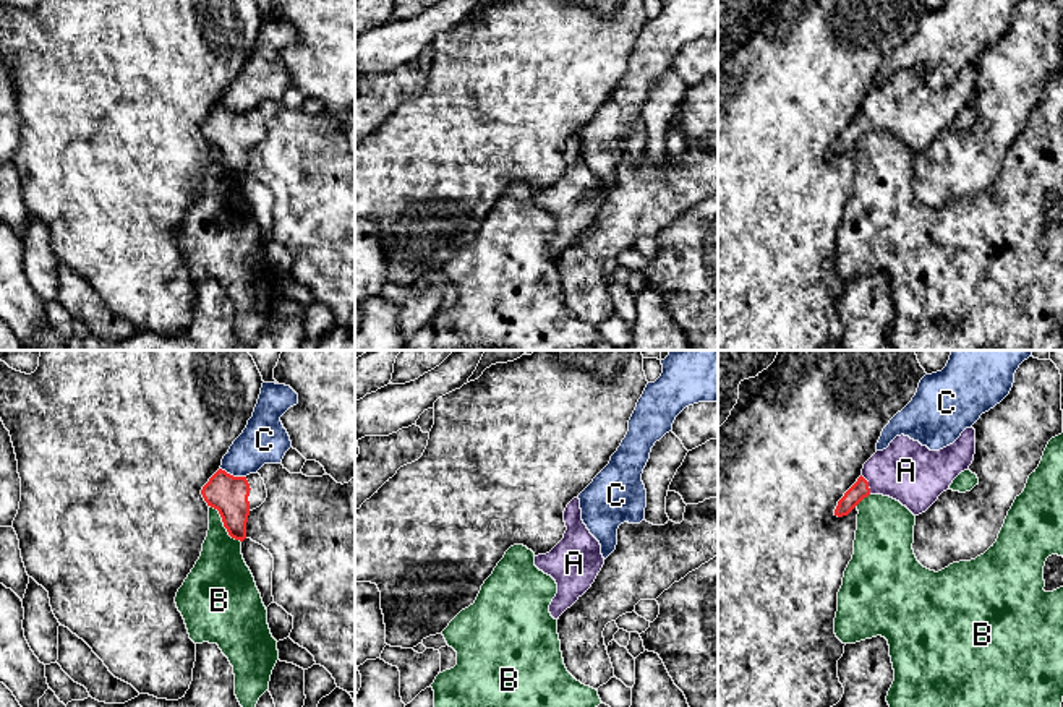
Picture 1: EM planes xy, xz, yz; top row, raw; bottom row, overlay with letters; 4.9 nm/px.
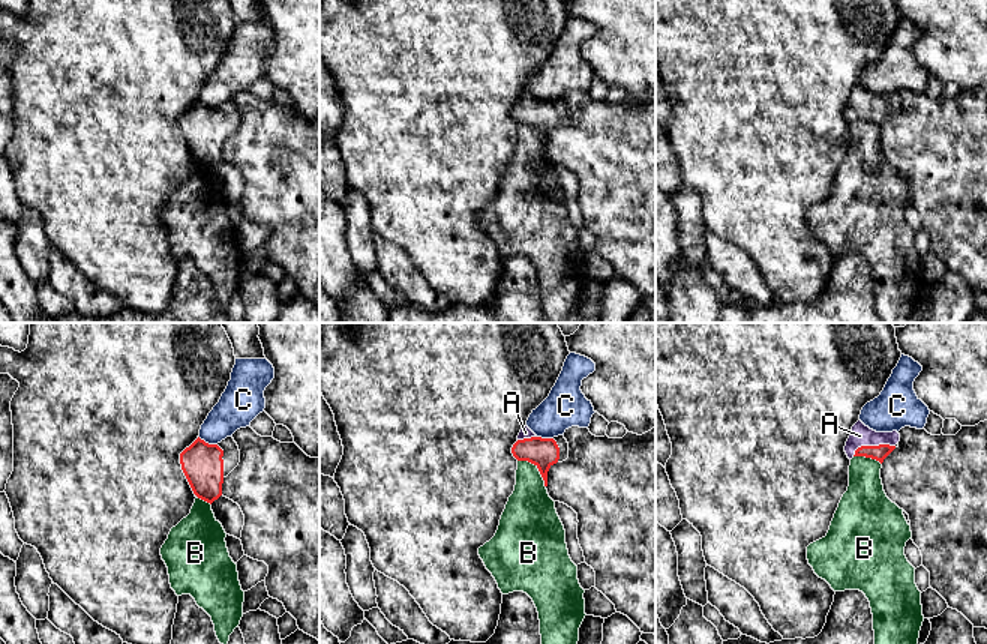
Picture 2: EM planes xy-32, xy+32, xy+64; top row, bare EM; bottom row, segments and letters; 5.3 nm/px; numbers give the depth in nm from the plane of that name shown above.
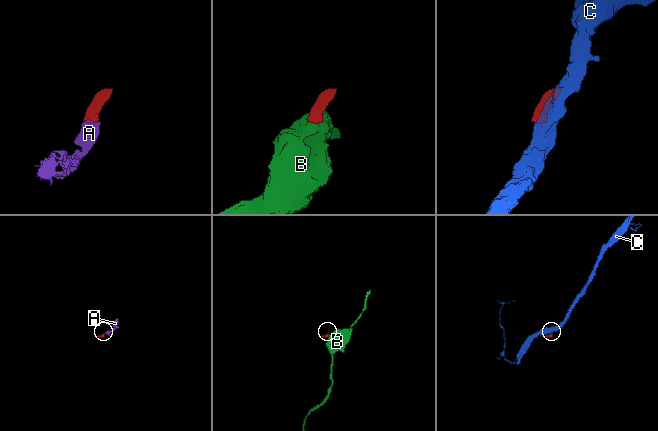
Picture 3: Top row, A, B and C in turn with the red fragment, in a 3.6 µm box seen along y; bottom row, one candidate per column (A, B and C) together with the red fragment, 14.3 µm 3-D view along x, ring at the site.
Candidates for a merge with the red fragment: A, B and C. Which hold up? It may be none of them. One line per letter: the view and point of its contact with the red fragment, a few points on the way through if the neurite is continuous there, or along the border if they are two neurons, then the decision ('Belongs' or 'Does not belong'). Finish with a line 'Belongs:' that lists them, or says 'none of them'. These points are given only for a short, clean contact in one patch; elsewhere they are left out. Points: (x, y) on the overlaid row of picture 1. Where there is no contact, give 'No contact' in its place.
A: Touches red at yz (867, 485). Path across: yz (859, 490), (867, 485), (885, 472), (906, 471). Belongs
B: Touches red at xy (224, 524). Boundary: xy (209, 505), (217, 511), (226, 531), (240, 542). Does not belong
C: Touches red at xy (232, 475). Does not belong
Belongs: A

